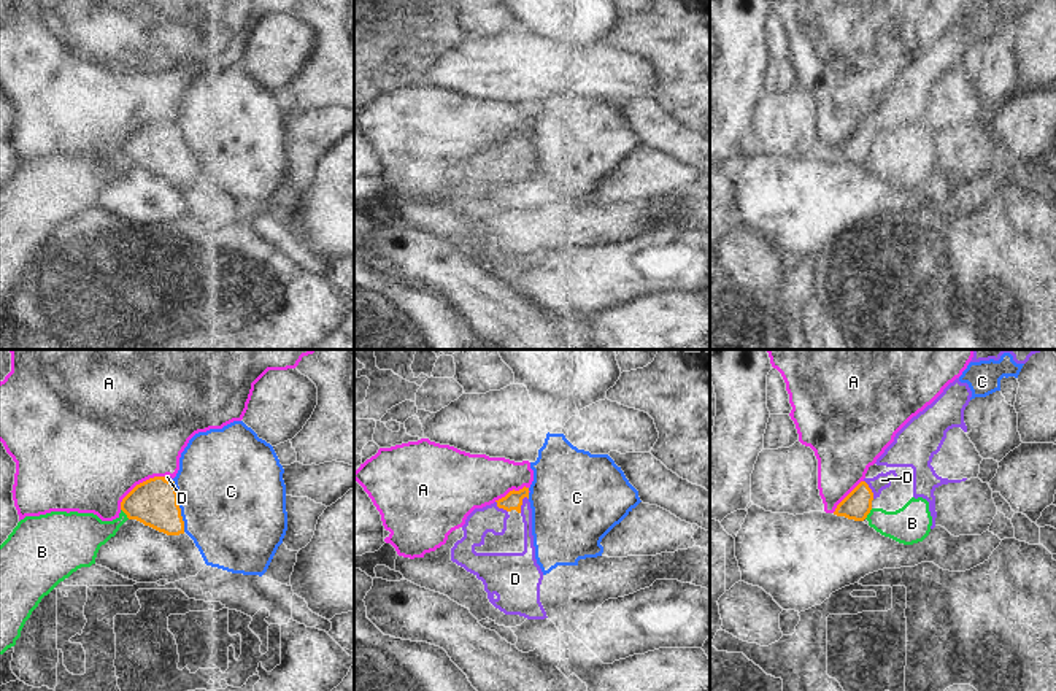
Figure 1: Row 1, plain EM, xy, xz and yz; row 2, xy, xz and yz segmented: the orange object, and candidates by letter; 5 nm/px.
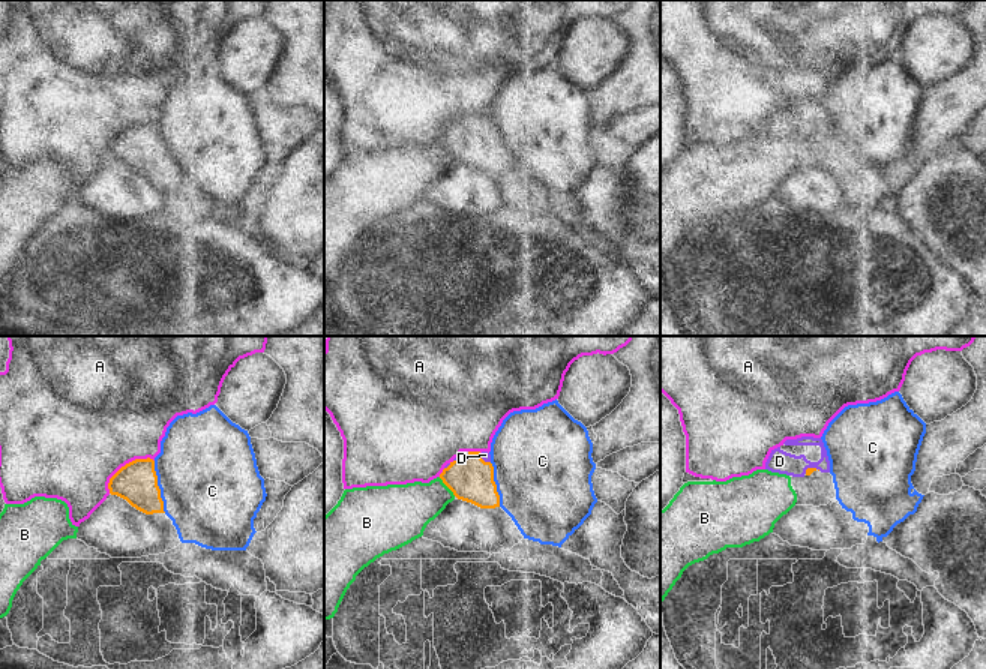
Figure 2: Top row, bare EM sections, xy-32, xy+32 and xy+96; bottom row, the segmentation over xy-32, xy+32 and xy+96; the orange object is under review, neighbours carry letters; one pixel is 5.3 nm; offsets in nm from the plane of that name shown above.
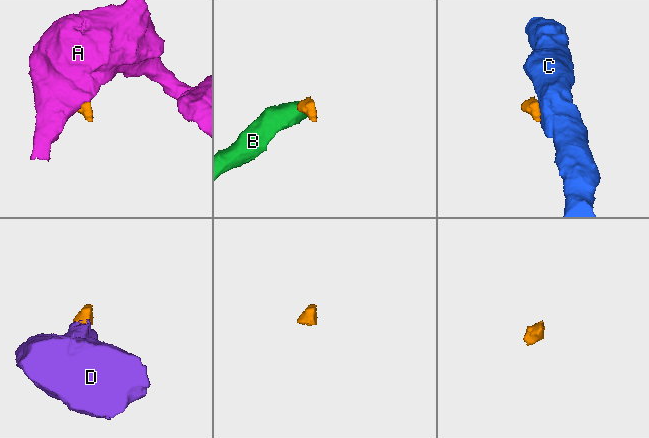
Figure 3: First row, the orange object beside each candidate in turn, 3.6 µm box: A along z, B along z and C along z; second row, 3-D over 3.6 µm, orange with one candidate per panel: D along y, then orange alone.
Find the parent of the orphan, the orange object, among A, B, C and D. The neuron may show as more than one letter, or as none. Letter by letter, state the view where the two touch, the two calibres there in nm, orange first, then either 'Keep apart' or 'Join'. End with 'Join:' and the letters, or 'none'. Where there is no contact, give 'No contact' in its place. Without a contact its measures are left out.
A: Touches orange in xy. Thickness 240 nm (orange) against 500 nm. Keep apart
B: Touches orange in yz. Thickness 150 nm (orange) against 190 nm. Keep apart
C: Touches orange in xy. Thickness 240 nm (orange) against 500 nm. Keep apart
D: Touches orange in xz. Thickness 90 nm (orange) against 140 nm. Join
Join: D.

